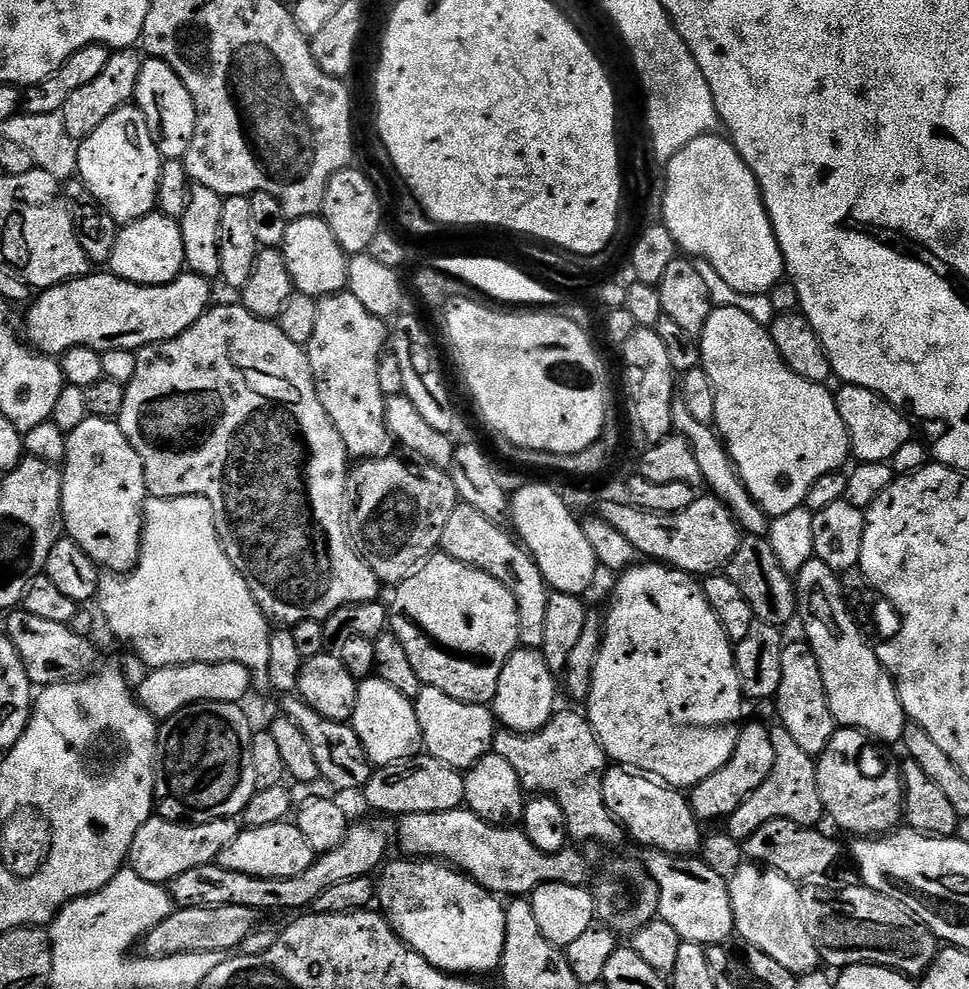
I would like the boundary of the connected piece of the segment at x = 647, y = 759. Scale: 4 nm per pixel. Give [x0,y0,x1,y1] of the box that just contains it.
[586,562,746,790]

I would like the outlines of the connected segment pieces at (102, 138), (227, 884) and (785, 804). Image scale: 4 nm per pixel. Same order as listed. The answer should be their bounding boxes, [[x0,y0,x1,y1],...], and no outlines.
[[76,103,162,226],[166,818,397,914],[726,726,825,842]]

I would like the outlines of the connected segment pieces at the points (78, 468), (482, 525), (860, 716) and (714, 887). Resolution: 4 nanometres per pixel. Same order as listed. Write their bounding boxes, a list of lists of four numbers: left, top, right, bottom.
[[62,416,150,574],[439,503,550,649],[794,558,906,745],[646,852,736,946]]

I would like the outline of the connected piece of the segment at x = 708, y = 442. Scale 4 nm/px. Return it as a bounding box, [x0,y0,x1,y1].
[672,398,770,536]

